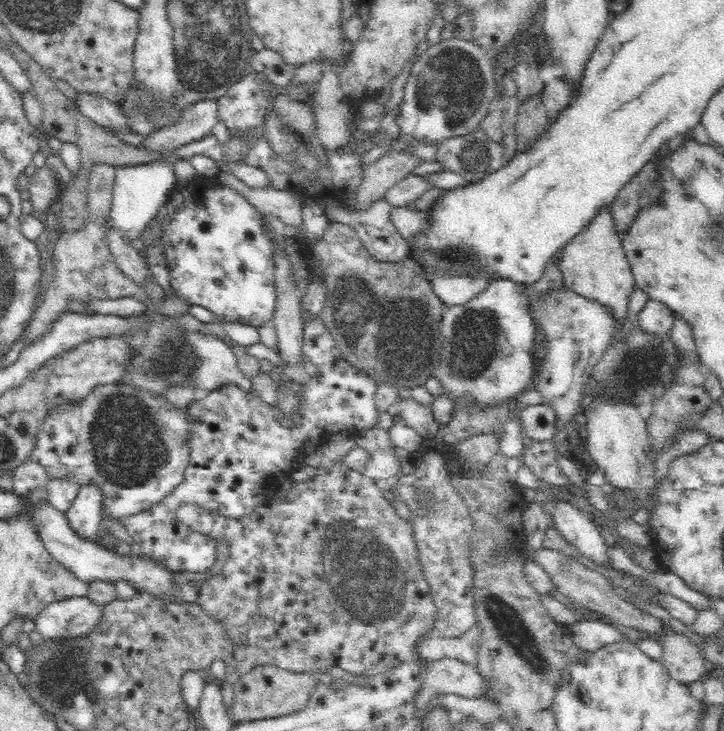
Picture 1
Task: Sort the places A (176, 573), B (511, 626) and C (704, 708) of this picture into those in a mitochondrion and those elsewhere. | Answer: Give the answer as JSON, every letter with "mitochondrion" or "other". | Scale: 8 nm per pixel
{"A":"other","B":"mitochondrion","C":"other"}

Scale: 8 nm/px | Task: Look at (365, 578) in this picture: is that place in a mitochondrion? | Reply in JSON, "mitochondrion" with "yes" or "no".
{"mitochondrion":"yes"}

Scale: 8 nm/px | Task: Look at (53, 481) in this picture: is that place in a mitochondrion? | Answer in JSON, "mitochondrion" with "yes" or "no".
{"mitochondrion":"no"}

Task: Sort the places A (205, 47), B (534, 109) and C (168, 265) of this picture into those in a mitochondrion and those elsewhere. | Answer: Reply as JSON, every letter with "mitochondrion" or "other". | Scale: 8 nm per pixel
{"A":"mitochondrion","B":"other","C":"other"}

